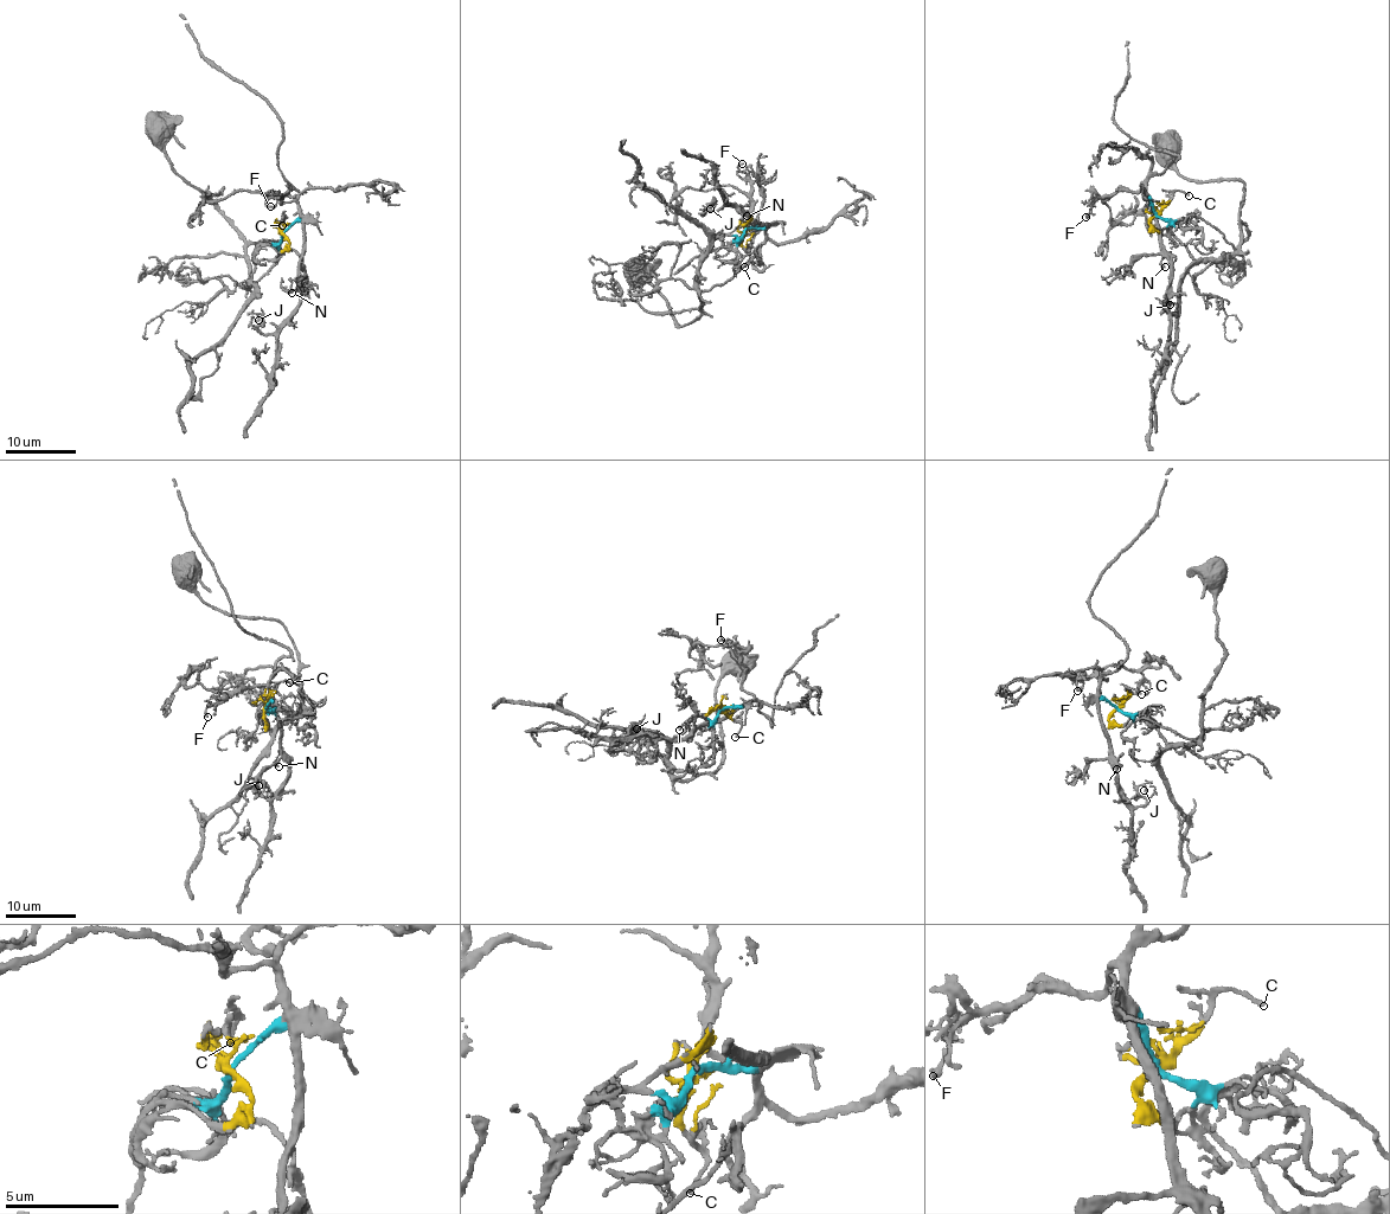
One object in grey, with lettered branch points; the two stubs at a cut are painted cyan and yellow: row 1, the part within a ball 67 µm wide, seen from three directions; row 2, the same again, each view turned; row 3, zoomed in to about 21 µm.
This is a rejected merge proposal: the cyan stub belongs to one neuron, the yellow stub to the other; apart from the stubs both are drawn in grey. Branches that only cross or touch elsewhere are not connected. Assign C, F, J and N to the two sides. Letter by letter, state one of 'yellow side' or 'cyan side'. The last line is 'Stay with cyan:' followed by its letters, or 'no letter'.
C: yellow side
F: cyan side
J: cyan side
N: cyan side
Stay with cyan: F, J, N

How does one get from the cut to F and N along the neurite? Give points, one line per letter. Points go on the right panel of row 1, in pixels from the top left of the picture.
F: (1155, 216), (1142, 182), (1138, 191), (1113, 192), (1097, 198), (1086, 217)
N: (1155, 216), (1150, 200), (1160, 244), (1170, 252), (1161, 259), (1165, 267)

